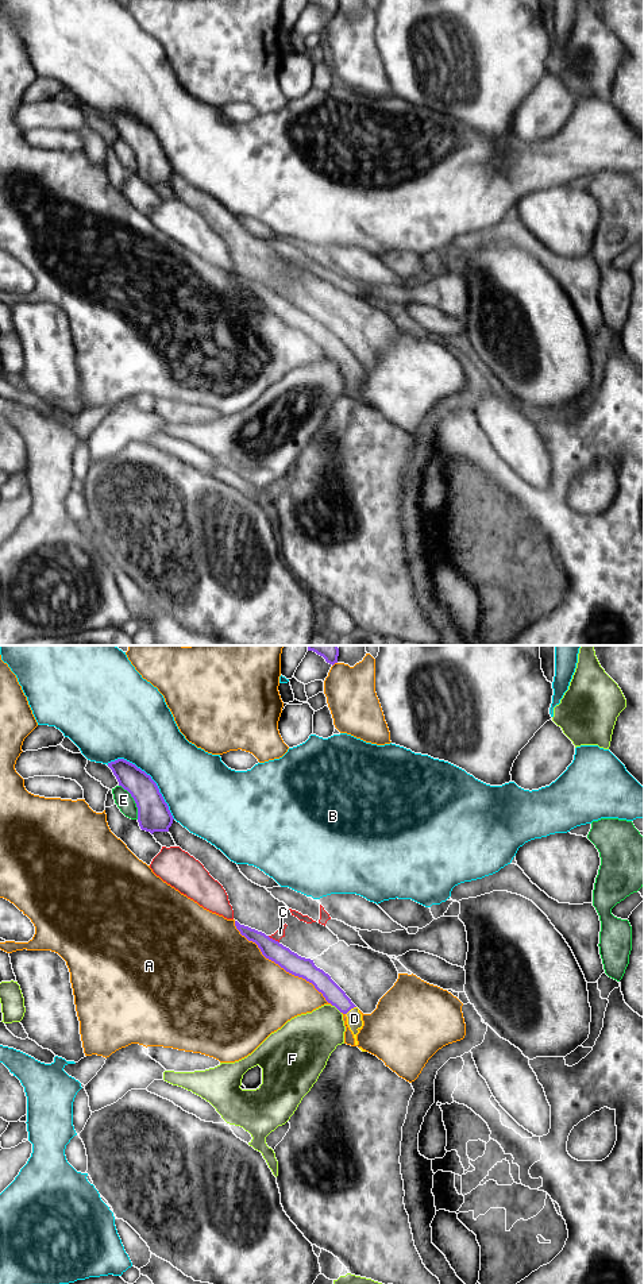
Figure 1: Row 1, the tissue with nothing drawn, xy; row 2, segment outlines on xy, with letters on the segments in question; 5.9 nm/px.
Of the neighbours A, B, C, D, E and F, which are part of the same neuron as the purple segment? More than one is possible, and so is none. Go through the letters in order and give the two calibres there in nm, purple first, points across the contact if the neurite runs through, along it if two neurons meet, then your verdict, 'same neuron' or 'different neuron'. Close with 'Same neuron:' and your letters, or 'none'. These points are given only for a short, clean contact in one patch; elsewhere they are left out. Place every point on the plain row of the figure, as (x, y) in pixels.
A: 120 nm thick on the purple side, 500 nm on the other; different neuron
B: 190 nm thick on the purple side, 380 nm on the other; different neuron
C: 120 nm thick on the purple side, 60 nm on the other; different neuron
D: 110 nm thick on the purple side, 100 nm on the other; runs through xy (323, 335), (350, 361), (354, 370); same neuron
E: 190 nm thick on the purple side, 100 nm on the other; different neuron
F: 110 nm thick on the purple side, 300 nm on the other; different neuron
Same neuron: D

